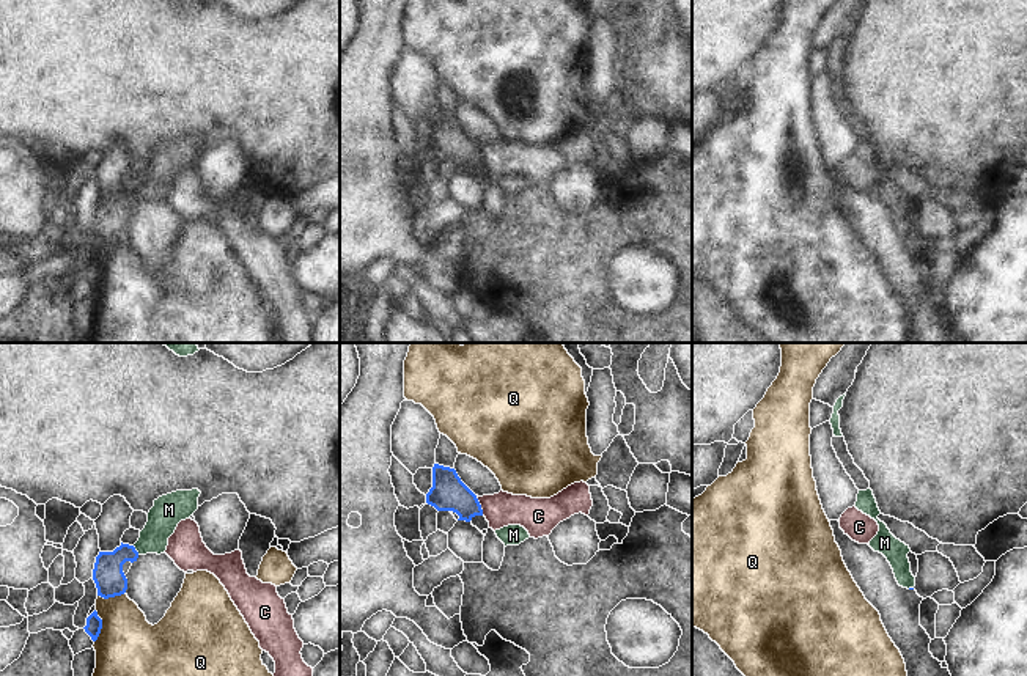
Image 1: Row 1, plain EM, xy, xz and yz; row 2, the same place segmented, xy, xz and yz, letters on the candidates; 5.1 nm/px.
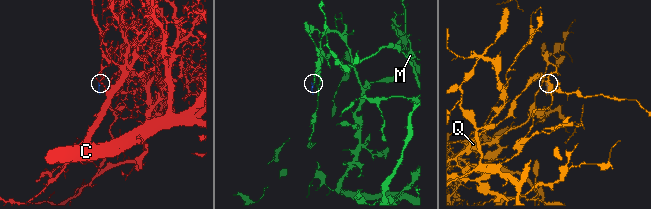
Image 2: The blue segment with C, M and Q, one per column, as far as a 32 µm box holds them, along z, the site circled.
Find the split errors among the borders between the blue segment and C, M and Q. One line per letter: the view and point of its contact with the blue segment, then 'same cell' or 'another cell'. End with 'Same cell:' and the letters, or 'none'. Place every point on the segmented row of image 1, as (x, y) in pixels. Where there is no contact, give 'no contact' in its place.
C: xz (480, 505) | another cell
M: xy (136, 551) | same cell
Q: xy (101, 626) | another cell
Same cell: M

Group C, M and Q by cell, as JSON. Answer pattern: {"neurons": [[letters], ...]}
{"neurons": [["C"], ["M"], ["Q"]]}

